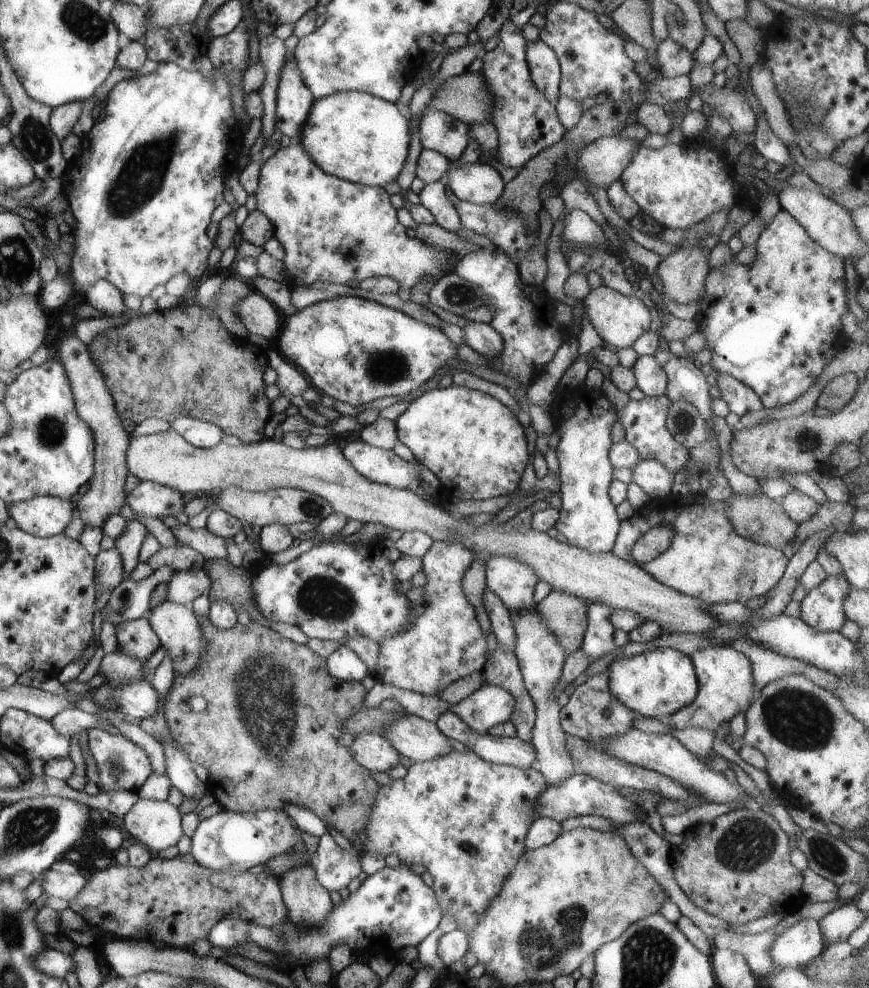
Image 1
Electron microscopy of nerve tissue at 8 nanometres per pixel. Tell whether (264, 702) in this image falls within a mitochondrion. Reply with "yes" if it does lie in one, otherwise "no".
yes

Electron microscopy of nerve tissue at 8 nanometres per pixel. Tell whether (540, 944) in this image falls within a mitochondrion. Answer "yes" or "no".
yes

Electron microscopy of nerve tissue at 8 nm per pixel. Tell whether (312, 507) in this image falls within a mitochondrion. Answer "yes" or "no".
yes

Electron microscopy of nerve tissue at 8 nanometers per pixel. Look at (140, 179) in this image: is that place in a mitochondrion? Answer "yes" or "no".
yes

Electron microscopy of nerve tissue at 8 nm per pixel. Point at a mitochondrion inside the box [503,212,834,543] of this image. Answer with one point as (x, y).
(684, 422)

